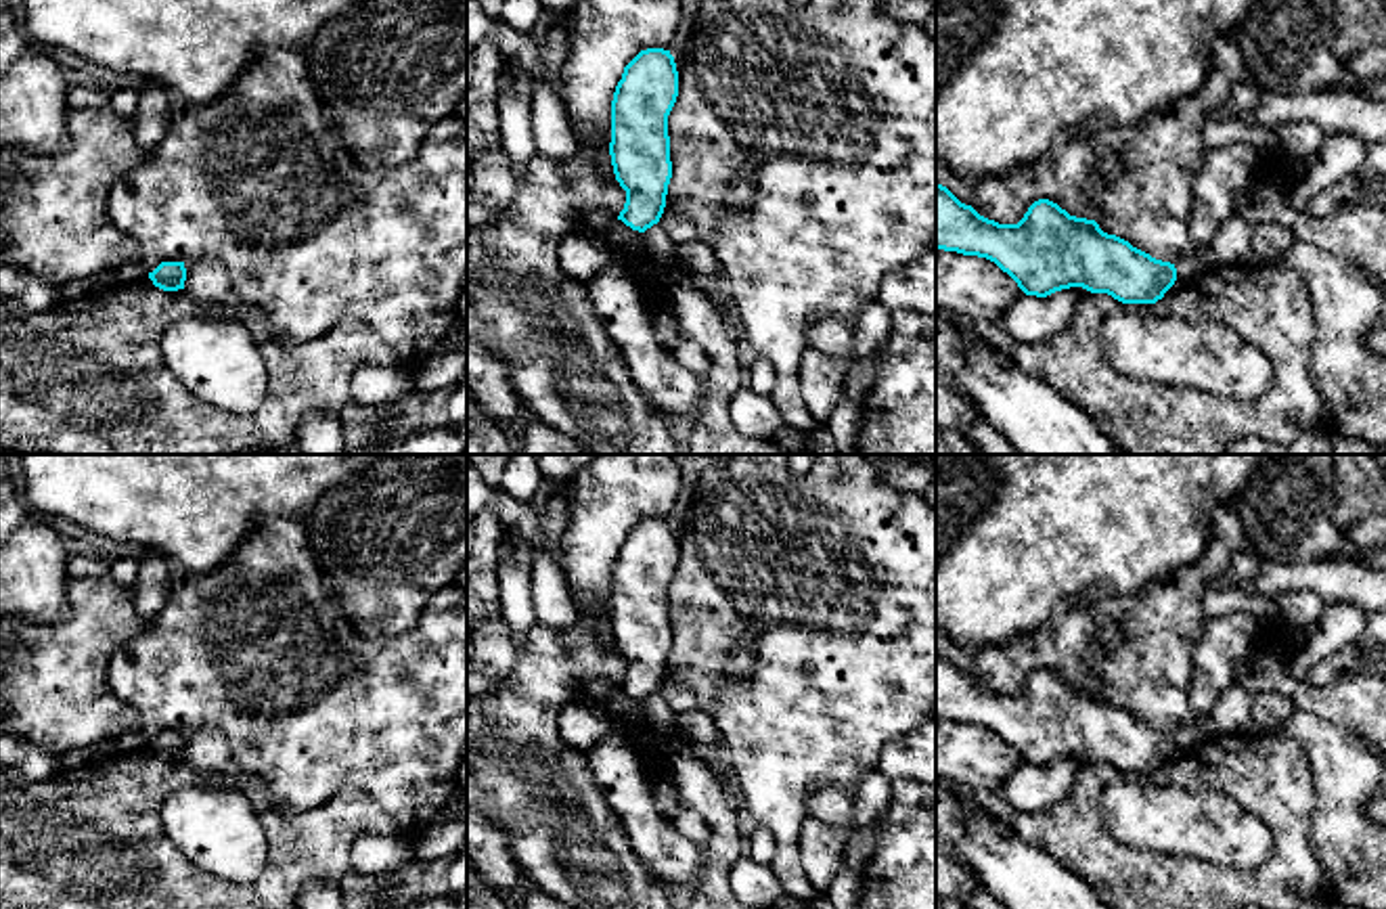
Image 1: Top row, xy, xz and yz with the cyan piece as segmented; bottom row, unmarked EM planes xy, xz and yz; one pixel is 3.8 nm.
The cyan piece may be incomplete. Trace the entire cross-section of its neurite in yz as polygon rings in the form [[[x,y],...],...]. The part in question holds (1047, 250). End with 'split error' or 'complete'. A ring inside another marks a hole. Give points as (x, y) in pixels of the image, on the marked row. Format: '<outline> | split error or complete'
[[[936,182],[936,249],[994,262],[1026,295],[1082,287],[1122,304],[1156,304],[1177,281],[1170,262],[1108,235],[1095,220],[1034,201],[1018,224],[999,224]]] | complete

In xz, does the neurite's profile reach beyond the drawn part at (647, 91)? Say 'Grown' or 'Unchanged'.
Unchanged

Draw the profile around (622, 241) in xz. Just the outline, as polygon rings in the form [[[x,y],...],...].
[[[616,220],[603,239],[618,264],[636,258],[647,249],[645,232],[632,230],[622,220]]]

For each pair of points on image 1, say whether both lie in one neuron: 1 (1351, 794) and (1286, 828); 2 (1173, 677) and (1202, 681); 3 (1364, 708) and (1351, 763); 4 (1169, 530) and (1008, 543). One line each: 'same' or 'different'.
1: different
2: different
3: different
4: same

